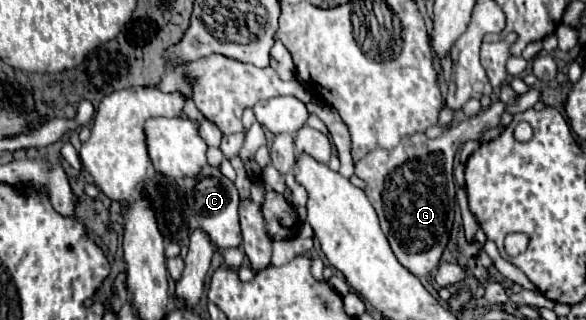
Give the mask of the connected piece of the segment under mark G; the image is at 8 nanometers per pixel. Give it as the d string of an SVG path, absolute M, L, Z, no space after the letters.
M495 102L491 104L487 110L479 112L473 118L465 118L463 122L455 124L453 128L449 128L447 132L443 132L439 138L427 138L425 134L413 134L413 136L405 136L395 148L385 150L385 148L377 148L369 154L365 154L357 164L355 164L355 174L367 182L367 198L373 204L379 220L381 220L381 228L391 244L393 254L397 256L397 260L415 276L425 278L439 262L447 242L449 242L449 234L451 234L451 226L453 226L453 208L455 208L455 184L453 184L453 156L457 152L457 148L465 142L465 140L479 140L483 132L495 128L499 124L499 116L503 114L505 104L503 102Z

